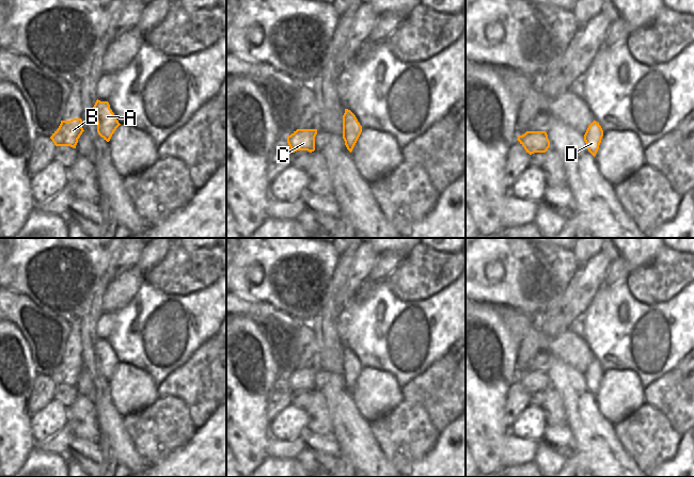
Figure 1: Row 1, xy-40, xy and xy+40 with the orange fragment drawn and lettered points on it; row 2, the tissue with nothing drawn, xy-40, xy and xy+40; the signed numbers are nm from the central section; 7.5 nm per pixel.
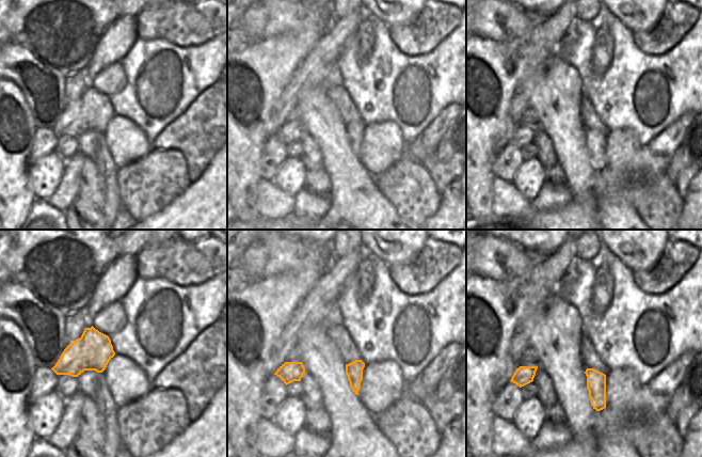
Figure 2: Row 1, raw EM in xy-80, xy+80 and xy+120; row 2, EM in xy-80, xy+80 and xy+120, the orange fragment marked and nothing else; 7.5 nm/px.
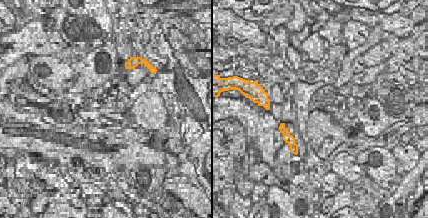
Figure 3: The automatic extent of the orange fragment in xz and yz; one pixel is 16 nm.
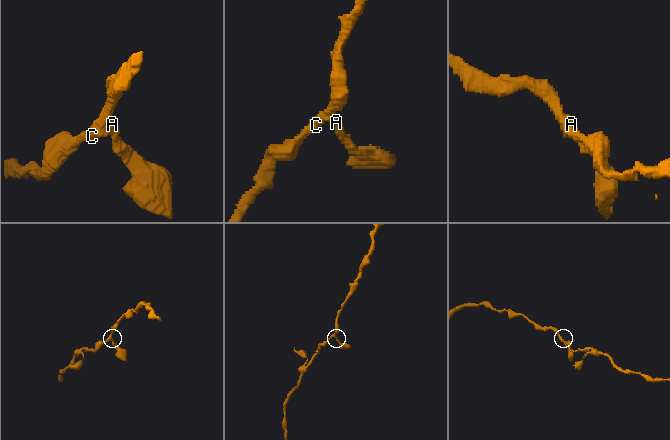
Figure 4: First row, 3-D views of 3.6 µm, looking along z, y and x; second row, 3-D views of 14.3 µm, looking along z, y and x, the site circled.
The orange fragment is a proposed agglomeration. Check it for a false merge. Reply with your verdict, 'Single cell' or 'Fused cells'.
Single cell.

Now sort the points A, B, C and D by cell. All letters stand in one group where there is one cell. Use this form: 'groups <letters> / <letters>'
groups A B C D

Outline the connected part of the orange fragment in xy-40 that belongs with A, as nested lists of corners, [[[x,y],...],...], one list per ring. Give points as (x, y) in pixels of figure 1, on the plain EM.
[[[97,338],[93,348],[97,361],[97,371],[104,379],[109,381],[112,373],[121,363],[110,348],[108,340],[100,340]]]

